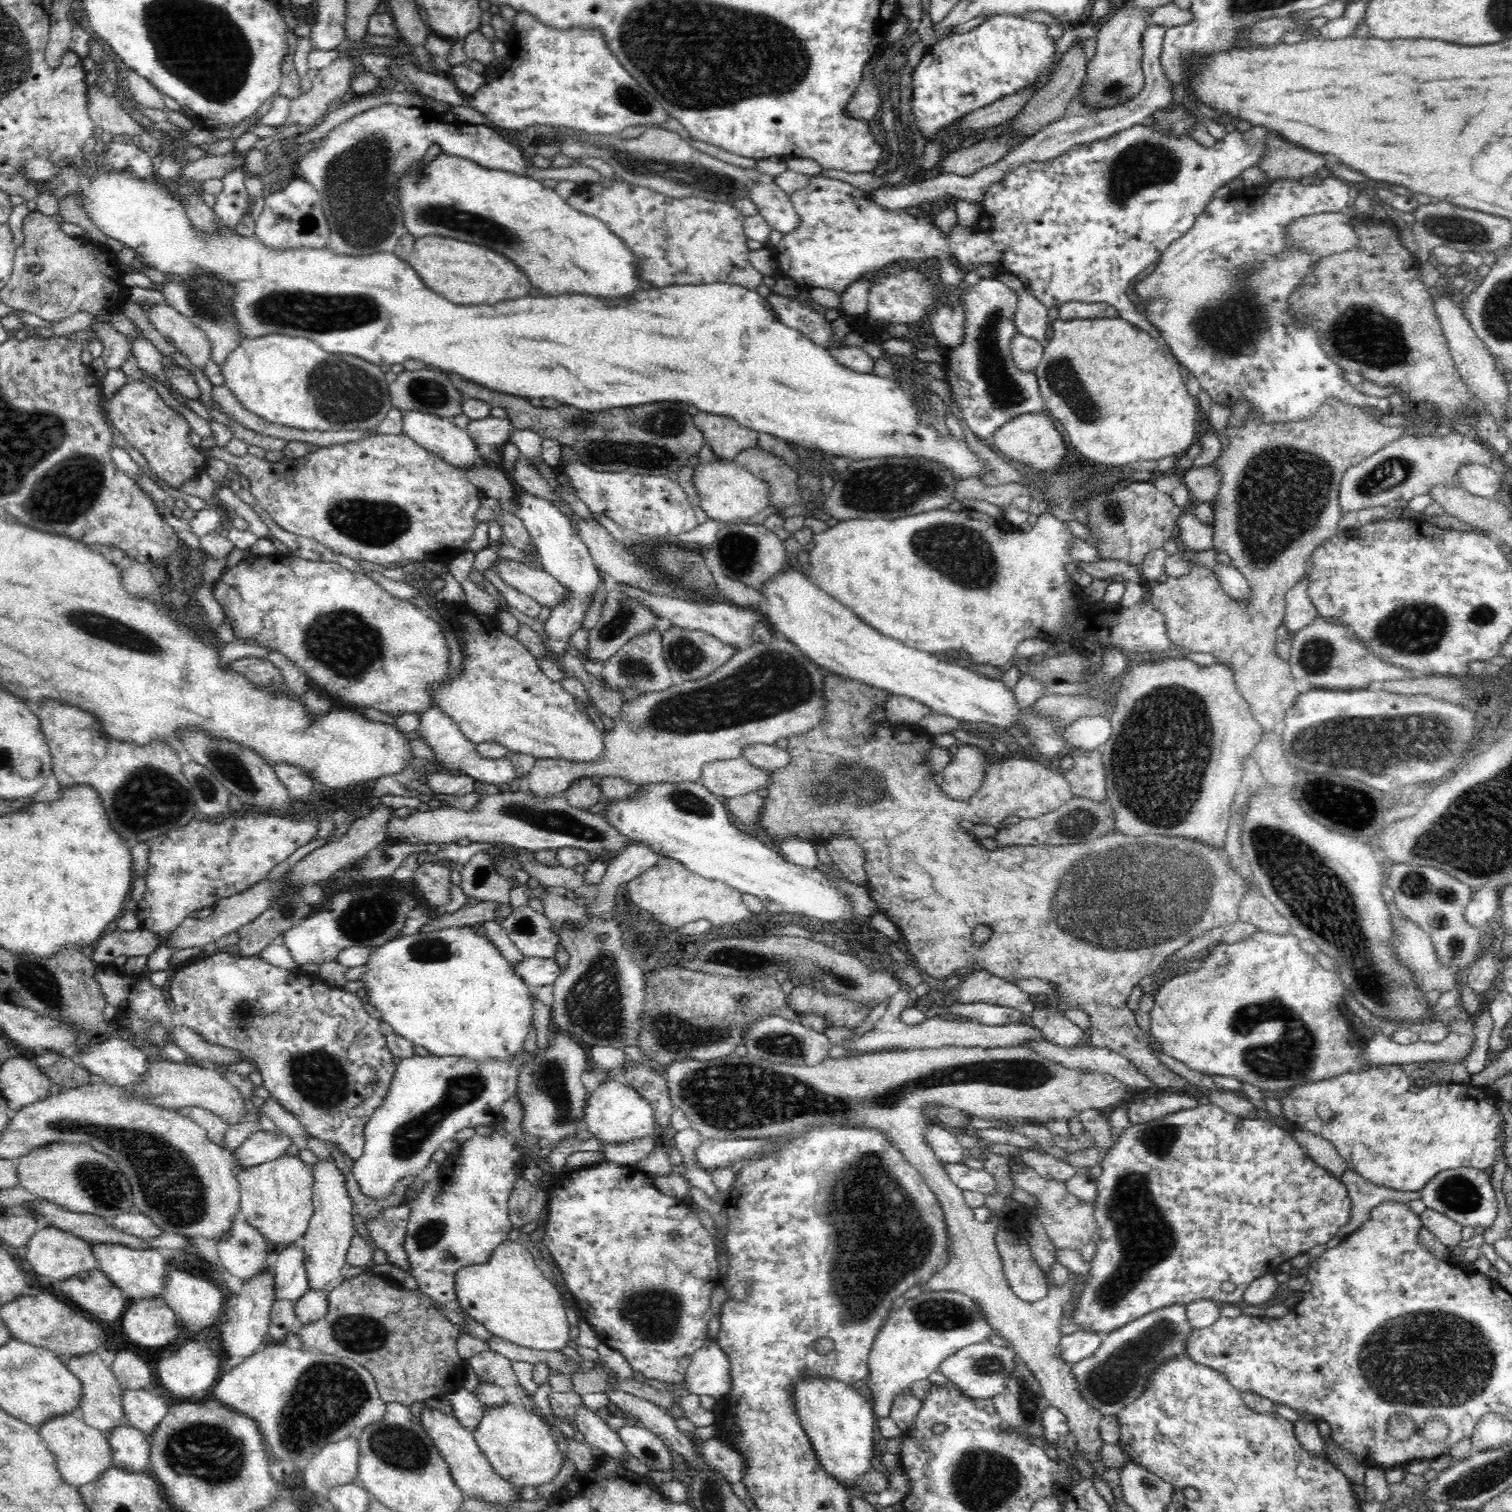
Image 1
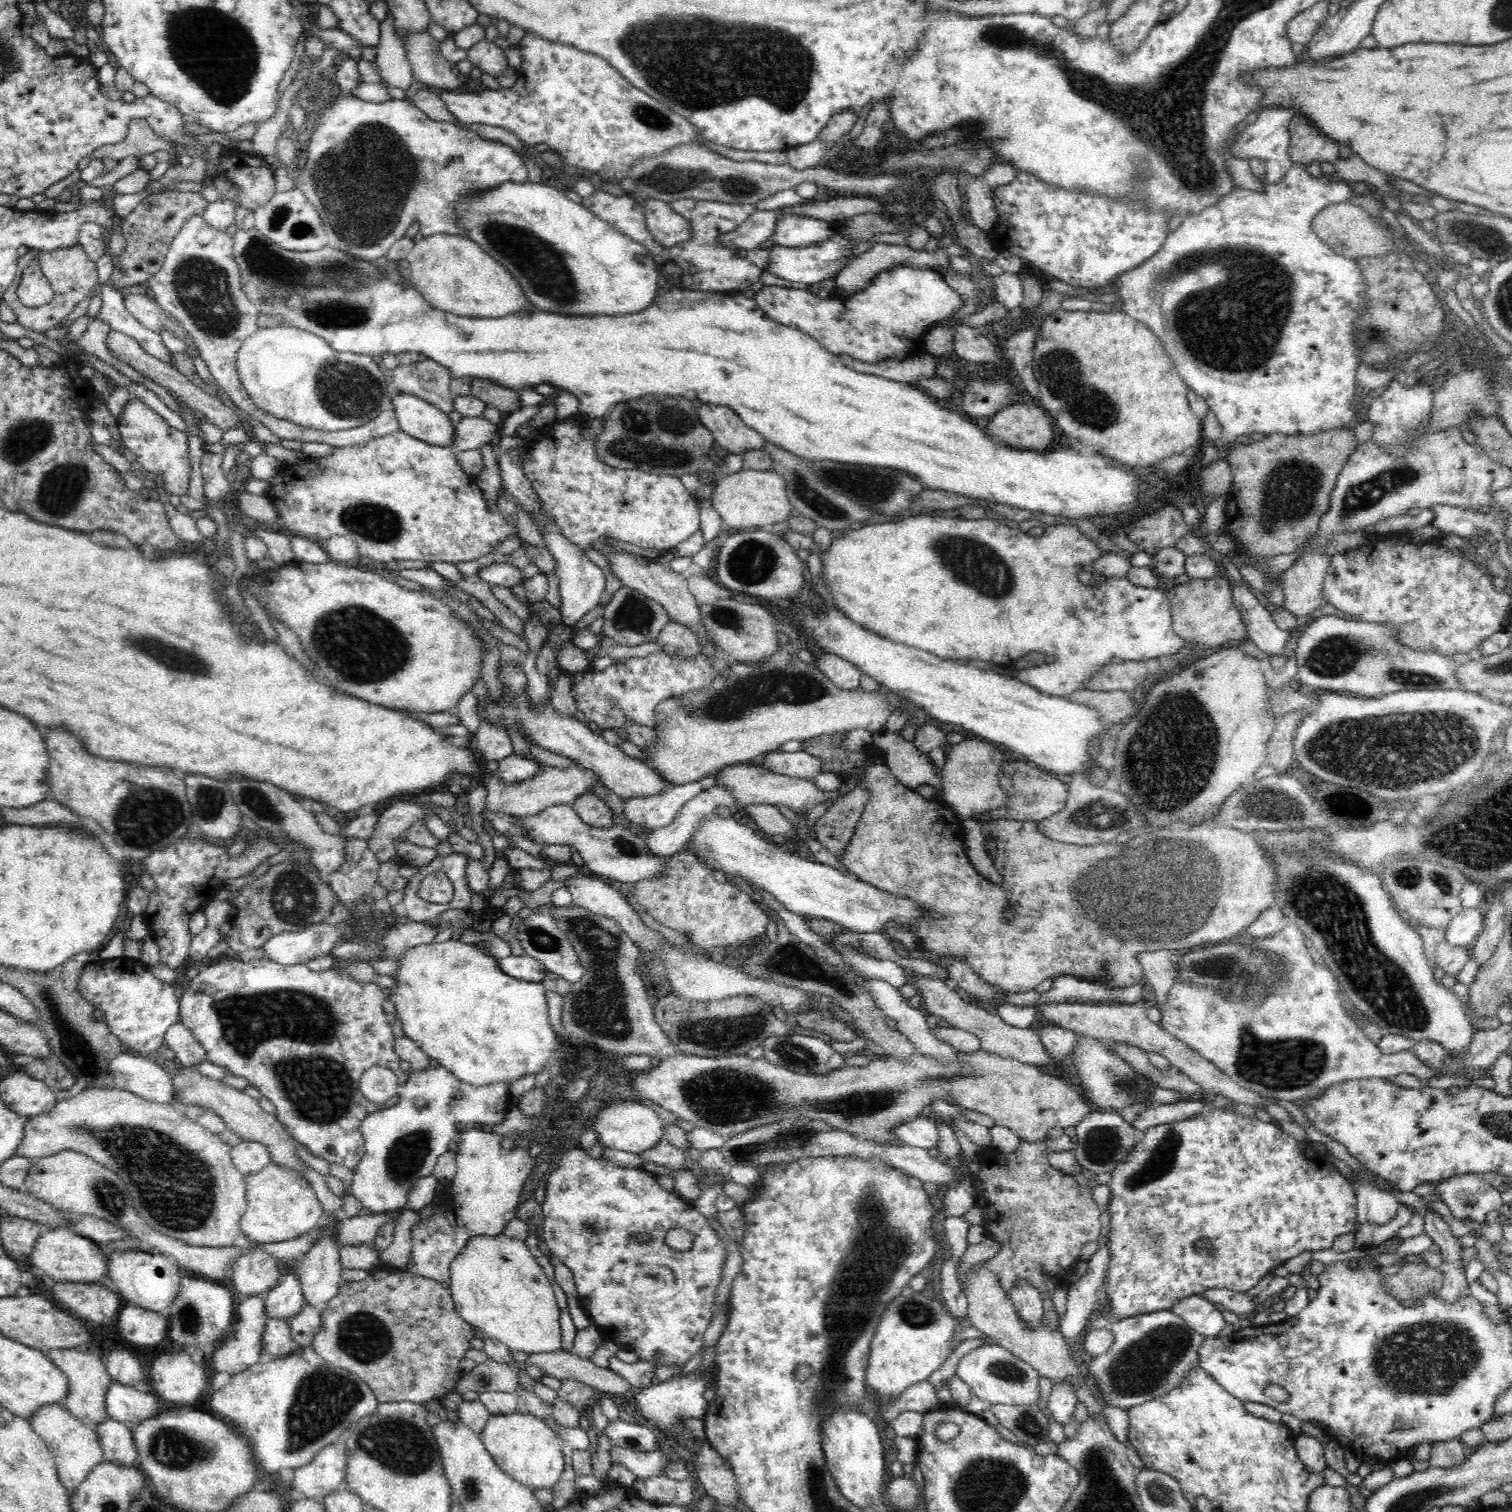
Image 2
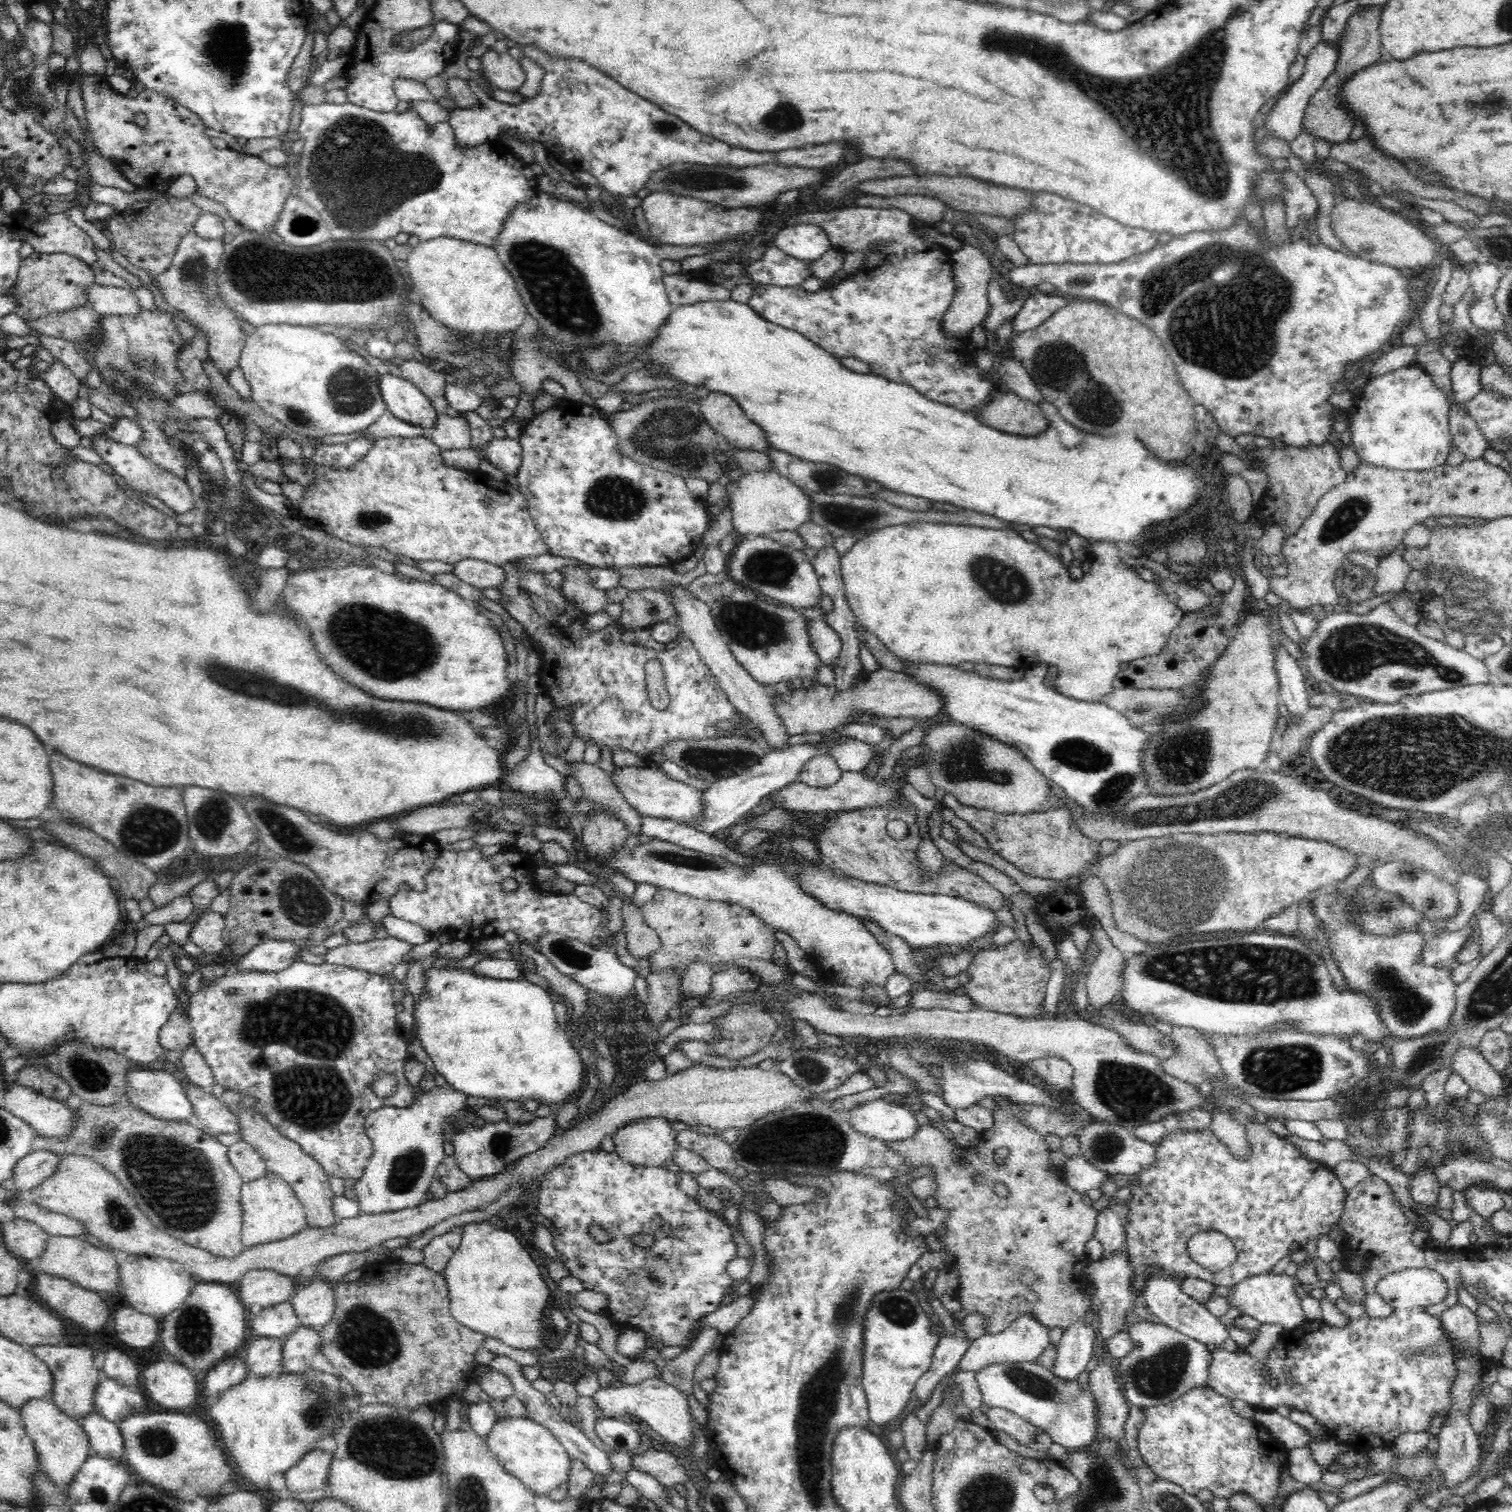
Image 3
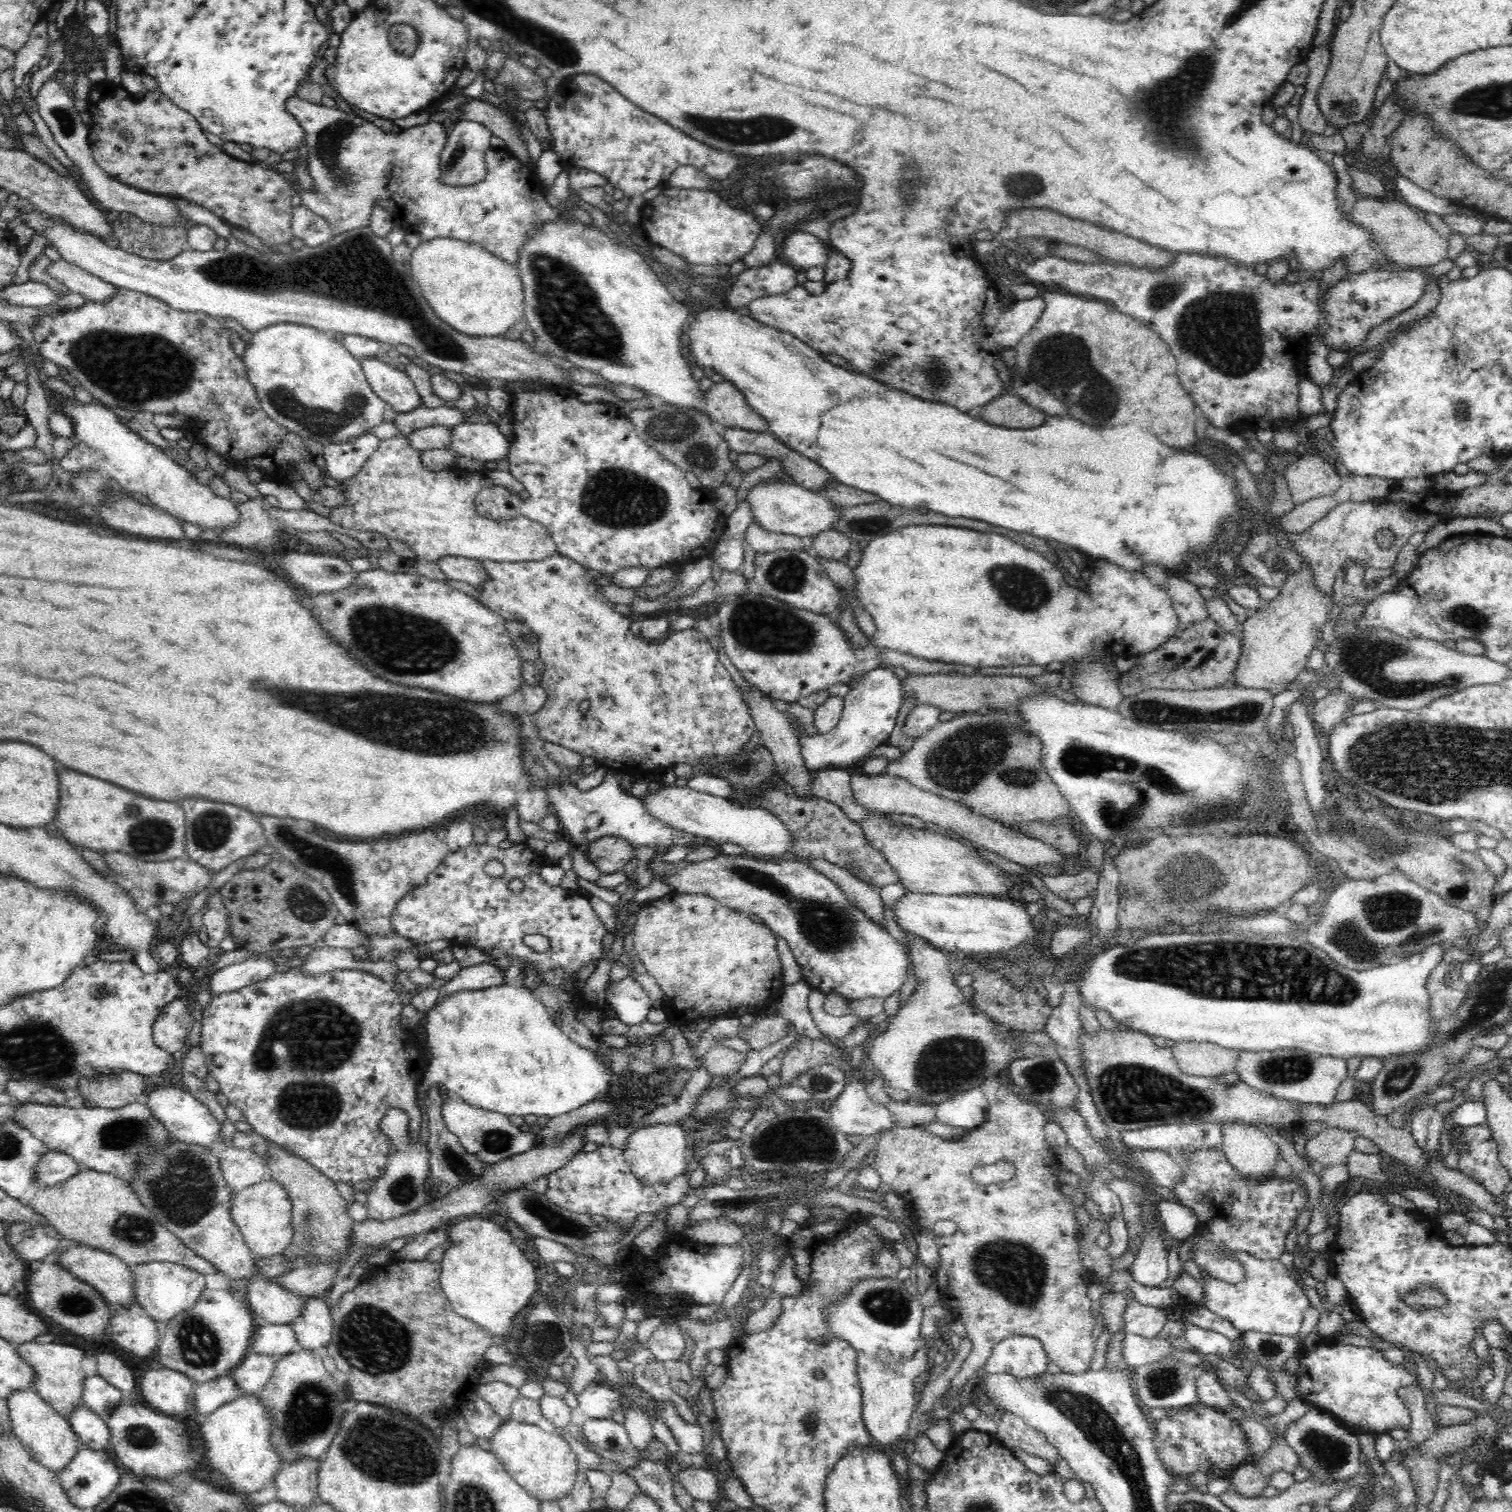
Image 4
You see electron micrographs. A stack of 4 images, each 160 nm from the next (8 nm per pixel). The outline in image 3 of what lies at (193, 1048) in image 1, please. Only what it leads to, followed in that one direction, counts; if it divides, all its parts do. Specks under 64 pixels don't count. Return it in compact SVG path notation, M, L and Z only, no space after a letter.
M177 1008L171 1015L168 1024L159 1032L159 1043L166 1052L176 1050L183 1052L192 1043L192 1026L190 1020Z

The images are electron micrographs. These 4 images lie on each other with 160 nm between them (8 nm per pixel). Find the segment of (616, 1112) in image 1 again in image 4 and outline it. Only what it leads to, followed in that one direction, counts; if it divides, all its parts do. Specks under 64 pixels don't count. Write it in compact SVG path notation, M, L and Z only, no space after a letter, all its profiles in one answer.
M657 1124L649 1127L641 1126L633 1132L626 1142L623 1153L629 1169L634 1176L645 1186L666 1184L674 1178L684 1176L686 1173L686 1152L688 1139L679 1124Z

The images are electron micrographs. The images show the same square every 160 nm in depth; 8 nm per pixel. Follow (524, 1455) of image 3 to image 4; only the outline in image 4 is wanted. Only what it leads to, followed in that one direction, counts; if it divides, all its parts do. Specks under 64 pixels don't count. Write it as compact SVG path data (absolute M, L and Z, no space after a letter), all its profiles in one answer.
M512 1418L504 1421L498 1430L494 1432L489 1439L490 1451L496 1458L502 1461L504 1470L524 1489L527 1490L538 1501L558 1501L564 1498L576 1480L578 1467L578 1457L572 1451L572 1447L566 1439L562 1438L558 1432L548 1432L542 1430L539 1425L532 1425L524 1422L518 1422Z

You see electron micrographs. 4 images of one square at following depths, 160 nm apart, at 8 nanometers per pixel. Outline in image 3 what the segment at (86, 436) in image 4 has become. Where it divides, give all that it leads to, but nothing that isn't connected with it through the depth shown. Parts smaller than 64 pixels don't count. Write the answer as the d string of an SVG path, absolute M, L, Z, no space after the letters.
M108 431L102 434L96 435L91 438L92 450L104 460L108 466L112 466L115 470L115 477L119 481L125 481L133 490L140 490L148 496L153 496L162 500L166 506L169 506L179 515L186 512L190 512L194 508L194 496L192 490L188 487L186 481L178 475L156 465L152 461L148 461L148 458L144 457L136 445L130 446L126 444L120 444L112 439L108 439Z

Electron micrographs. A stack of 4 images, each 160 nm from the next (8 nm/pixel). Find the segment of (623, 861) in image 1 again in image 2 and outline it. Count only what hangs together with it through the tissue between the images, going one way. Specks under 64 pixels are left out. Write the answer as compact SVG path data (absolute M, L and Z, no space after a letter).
M717 784L686 802L672 824L652 830L644 841L648 851L660 857L670 857L680 851L694 836L696 828L707 817L714 817L719 806L736 810L739 805L730 788Z

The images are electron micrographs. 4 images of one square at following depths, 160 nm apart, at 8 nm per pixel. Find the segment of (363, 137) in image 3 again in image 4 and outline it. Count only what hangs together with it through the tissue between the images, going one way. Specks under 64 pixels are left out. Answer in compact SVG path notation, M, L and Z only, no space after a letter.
M296 95L290 97L286 101L286 110L296 118L296 120L300 121L302 129L304 129L305 146L308 147L309 152L309 155L307 156L307 160L309 161L308 170L313 178L315 188L317 189L317 191L305 190L301 195L301 204L312 210L312 212L326 217L328 223L330 223L330 229L332 229L333 236L355 228L369 226L370 217L372 216L372 204L377 203L391 212L395 226L400 226L406 232L416 232L424 242L435 238L453 238L456 240L476 243L488 252L496 255L497 258L504 260L508 264L517 266L520 250L522 250L522 246L526 244L528 234L534 232L536 228L540 228L540 226L546 224L546 222L554 222L554 220L558 220L561 215L561 213L558 213L558 211L553 209L548 201L546 201L546 188L544 188L544 184L540 182L536 172L533 172L532 168L522 164L519 160L516 160L516 158L514 158L505 148L490 147L487 150L484 156L484 163L486 163L486 178L484 178L482 182L476 182L476 184L468 184L468 186L461 187L446 186L445 184L442 184L440 182L440 157L441 152L447 143L448 134L446 133L442 122L438 119L430 120L430 122L423 124L422 126L412 126L412 128L404 128L404 130L400 129L400 132L397 135L394 135L392 131L386 133L386 131L382 131L382 129L376 126L373 122L365 120L356 114L350 115L350 113L340 111L337 107L326 107L322 104L318 105L316 103L311 103Z

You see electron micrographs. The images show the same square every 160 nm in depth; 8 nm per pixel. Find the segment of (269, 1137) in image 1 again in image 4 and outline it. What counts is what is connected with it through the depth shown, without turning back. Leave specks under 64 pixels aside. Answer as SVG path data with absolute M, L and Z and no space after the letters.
M228 1146L217 1154L227 1187L233 1194L265 1179L267 1162L254 1149Z

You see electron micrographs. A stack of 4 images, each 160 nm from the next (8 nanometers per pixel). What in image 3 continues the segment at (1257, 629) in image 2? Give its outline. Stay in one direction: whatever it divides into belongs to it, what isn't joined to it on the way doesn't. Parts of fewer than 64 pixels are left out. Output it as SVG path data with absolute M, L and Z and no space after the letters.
M1280 644L1276 648L1276 673L1280 679L1280 702L1286 704L1292 718L1302 718L1310 710L1304 675L1288 651Z

